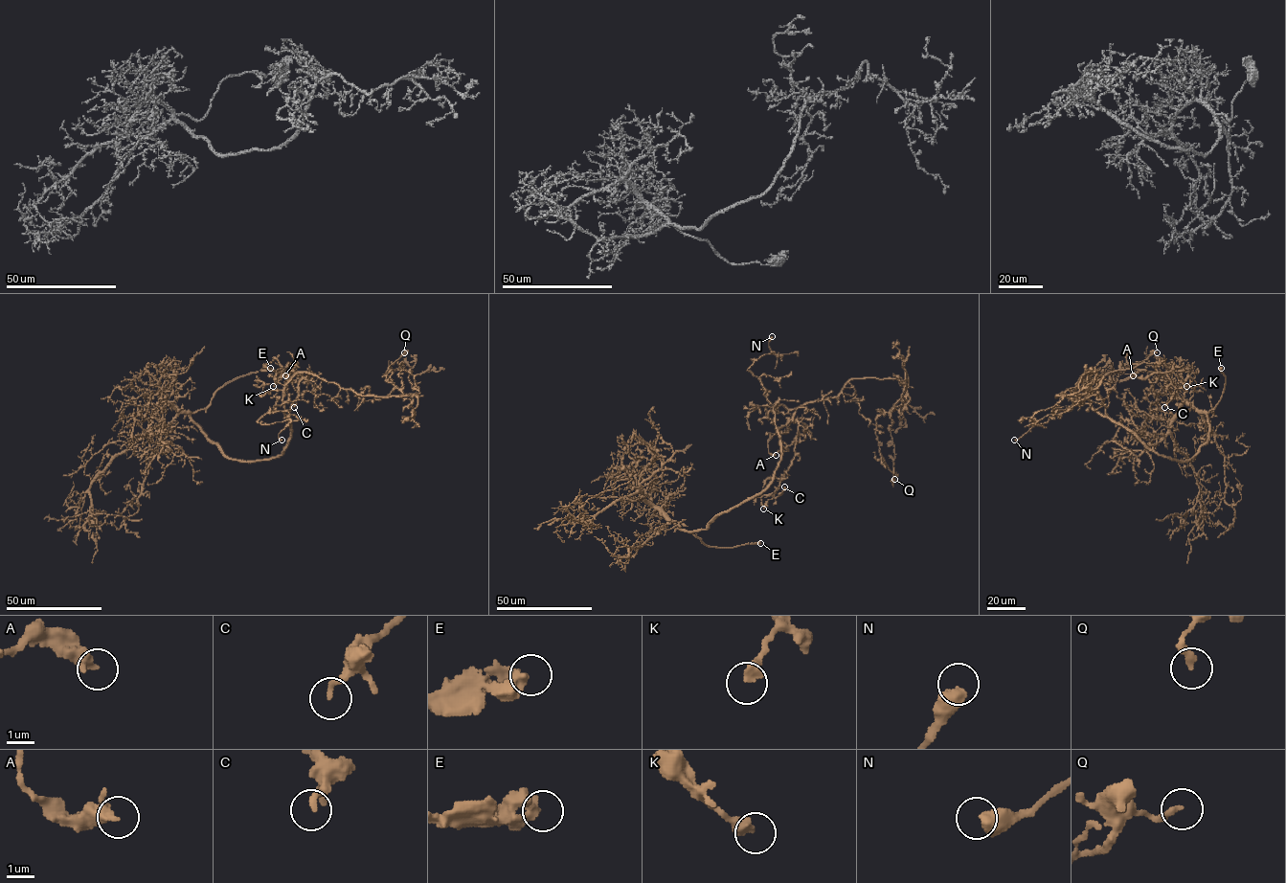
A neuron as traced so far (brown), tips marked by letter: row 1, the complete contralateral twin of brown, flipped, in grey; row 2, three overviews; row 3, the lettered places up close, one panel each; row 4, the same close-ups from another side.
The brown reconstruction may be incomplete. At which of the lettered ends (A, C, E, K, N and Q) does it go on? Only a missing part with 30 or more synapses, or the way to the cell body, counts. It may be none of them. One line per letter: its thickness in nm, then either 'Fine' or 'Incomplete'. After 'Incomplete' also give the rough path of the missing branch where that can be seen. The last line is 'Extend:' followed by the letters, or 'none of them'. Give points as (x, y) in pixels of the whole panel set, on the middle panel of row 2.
A: Thickness 320 nm. Fine
C: Thickness 200 nm. Fine
E: Thickness 440 nm. Incomplete. Course of what is missing: (760, 543), (777, 542), (782, 536)
K: Thickness 400 nm. Fine
N: Thickness 550 nm. Fine
Q: Thickness 240 nm. Fine
Extend: E

